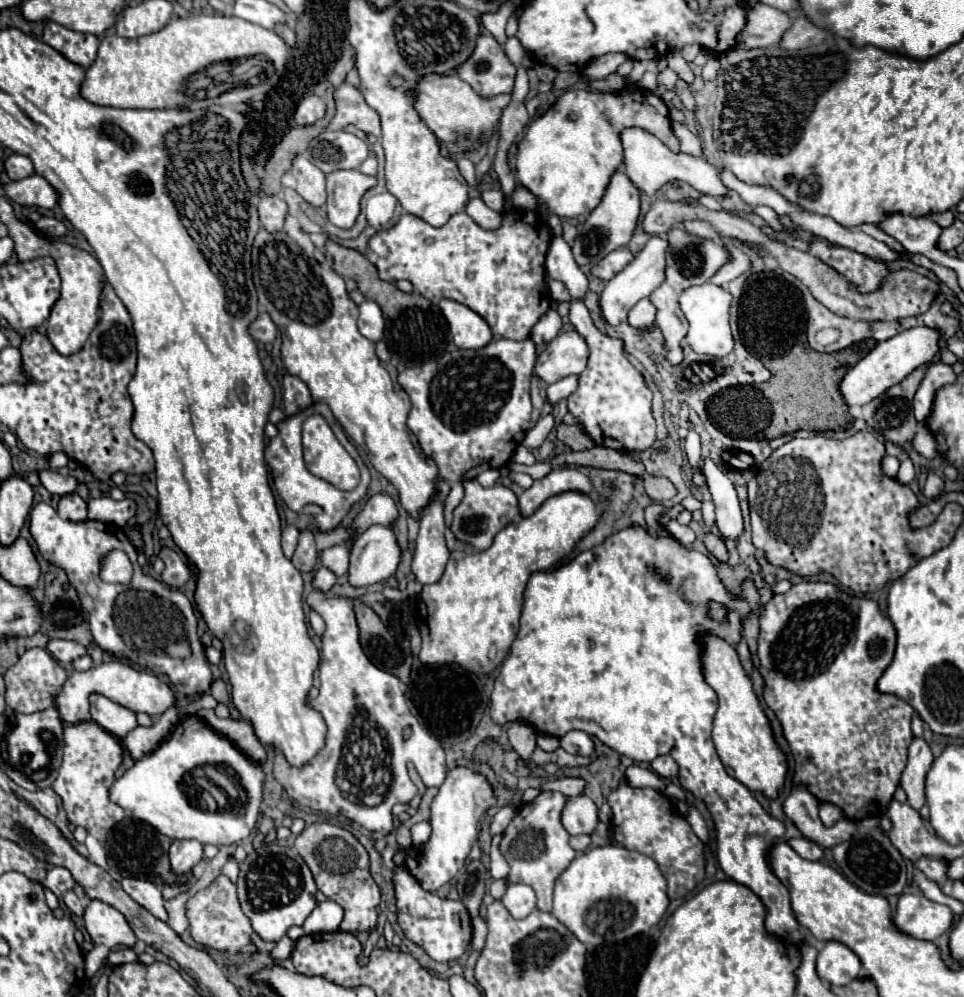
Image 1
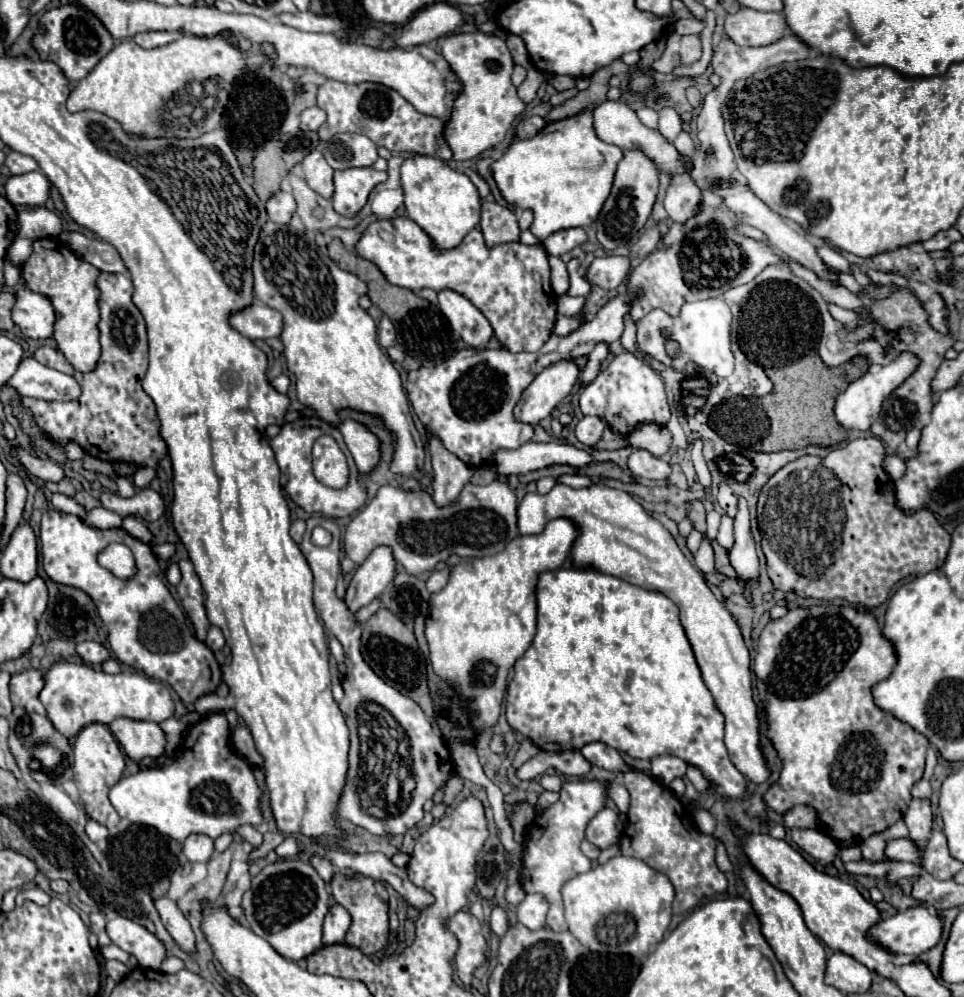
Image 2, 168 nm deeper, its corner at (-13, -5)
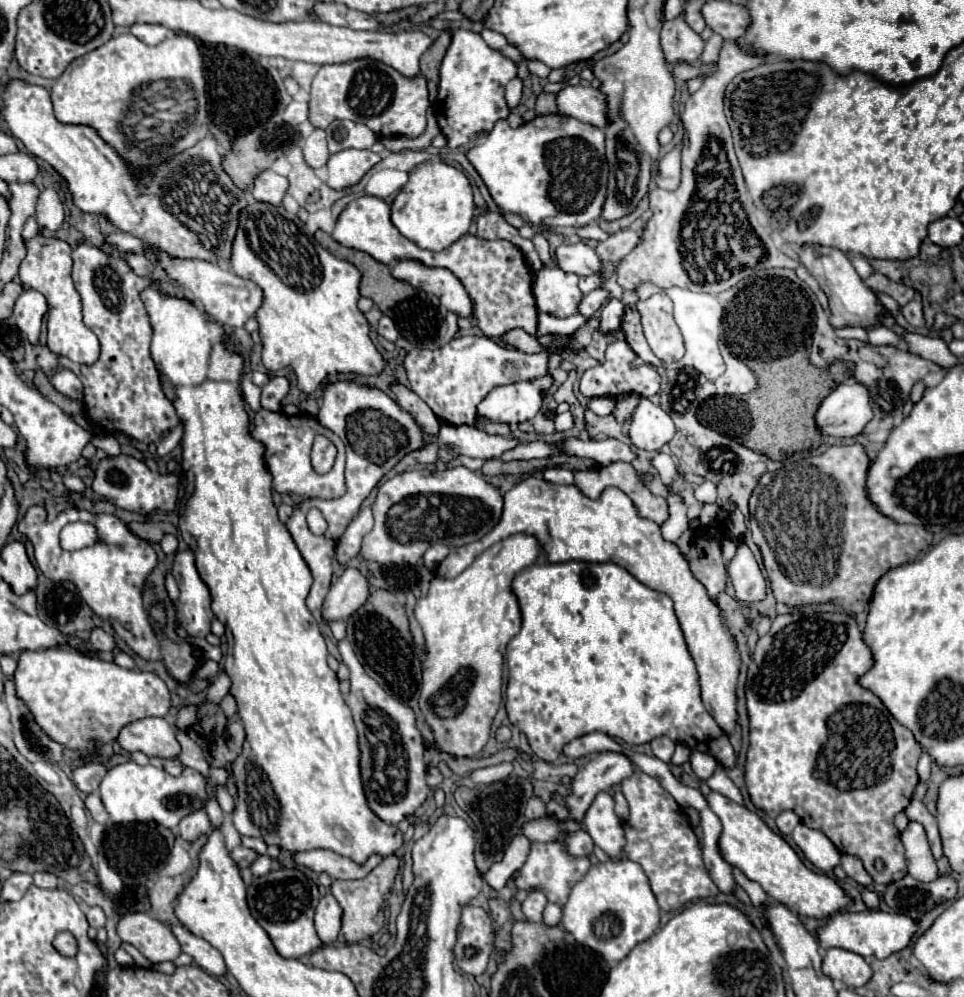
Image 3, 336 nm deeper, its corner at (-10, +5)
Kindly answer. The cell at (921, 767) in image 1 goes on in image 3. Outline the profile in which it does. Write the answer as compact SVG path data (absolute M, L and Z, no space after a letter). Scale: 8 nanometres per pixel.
M911 820L909 826L901 832L901 840L905 846L909 874L913 878L917 878L919 882L931 882L935 878L939 878L939 870L937 870L935 858L931 856L925 828L919 822Z

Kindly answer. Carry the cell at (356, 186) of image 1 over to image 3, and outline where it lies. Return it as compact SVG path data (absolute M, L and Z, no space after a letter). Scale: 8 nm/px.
M341 150L333 154L327 162L327 184L333 190L345 190L349 186L355 186L379 162L381 156L371 150Z

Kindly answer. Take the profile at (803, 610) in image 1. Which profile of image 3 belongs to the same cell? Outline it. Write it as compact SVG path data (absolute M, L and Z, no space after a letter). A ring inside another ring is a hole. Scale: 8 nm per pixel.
M793 612L793 614L783 614L777 616L773 620L773 626L785 626L781 630L775 630L771 634L765 634L763 638L759 638L755 652L753 652L753 662L749 666L747 672L747 686L745 686L745 694L747 694L747 710L749 710L749 720L751 720L751 748L747 754L747 764L745 764L745 782L747 782L747 790L751 794L751 800L757 808L763 808L771 818L777 818L779 812L783 810L793 810L797 812L797 816L801 818L801 822L809 828L817 828L821 830L837 848L841 854L855 854L863 860L865 870L871 874L875 884L889 884L897 878L903 878L907 874L907 864L905 864L905 850L903 844L899 840L899 830L893 826L893 816L901 810L905 810L911 802L911 794L919 782L917 776L917 760L923 752L923 746L915 740L915 736L911 734L909 728L901 726L891 714L889 710L883 706L883 702L869 690L865 690L863 686L859 686L859 676L863 676L865 672L871 670L873 666L873 652L869 650L867 642L863 640L863 630L859 628L857 620L845 612ZM881 858L883 862L883 870L879 872L875 868L875 860Z

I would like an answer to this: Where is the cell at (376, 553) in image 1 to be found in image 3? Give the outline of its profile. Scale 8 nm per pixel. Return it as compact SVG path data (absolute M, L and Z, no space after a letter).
M345 568L323 602L321 614L325 620L347 620L357 606L363 606L369 598L367 576L359 568Z

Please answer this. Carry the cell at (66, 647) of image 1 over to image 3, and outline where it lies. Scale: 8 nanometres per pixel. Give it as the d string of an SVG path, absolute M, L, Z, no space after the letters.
M95 628L89 636L89 646L97 652L111 652L115 648L115 642L109 634L105 634L101 628Z

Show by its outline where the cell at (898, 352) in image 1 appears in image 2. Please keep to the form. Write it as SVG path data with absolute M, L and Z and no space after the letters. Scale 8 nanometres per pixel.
M910 352L900 354L892 364L878 368L876 372L868 372L862 378L854 380L838 398L836 398L836 406L834 406L834 416L836 422L844 428L844 430L860 430L866 432L870 430L870 426L878 420L878 412L880 406L884 402L884 398L888 398L912 372L916 370L916 356L912 356Z

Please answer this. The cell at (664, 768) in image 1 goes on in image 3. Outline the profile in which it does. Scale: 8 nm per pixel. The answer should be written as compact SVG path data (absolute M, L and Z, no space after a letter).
M667 736L655 738L655 740L651 740L651 750L653 750L653 756L657 756L659 760L669 764L669 760L671 760L671 756L675 752L675 742L669 740Z

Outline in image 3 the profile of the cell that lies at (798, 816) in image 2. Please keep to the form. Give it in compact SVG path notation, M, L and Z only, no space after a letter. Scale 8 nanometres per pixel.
M785 810L777 816L777 828L783 832L783 834L791 834L793 828L801 822L801 818L797 818L797 814L793 810Z

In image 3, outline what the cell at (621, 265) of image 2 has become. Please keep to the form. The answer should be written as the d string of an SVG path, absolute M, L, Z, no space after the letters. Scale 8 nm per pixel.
M585 242L577 244L563 244L555 250L555 260L557 266L565 272L573 272L577 276L591 276L601 272L603 264L597 258L595 248L591 248Z

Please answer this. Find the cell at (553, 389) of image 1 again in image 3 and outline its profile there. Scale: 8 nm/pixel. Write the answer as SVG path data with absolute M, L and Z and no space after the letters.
M611 298L603 308L601 308L601 324L599 324L599 332L611 332L615 328L621 326L621 314L623 314L625 306L623 302Z

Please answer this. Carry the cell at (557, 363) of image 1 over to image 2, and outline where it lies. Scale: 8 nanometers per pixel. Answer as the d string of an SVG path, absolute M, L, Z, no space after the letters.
M562 360L540 372L534 382L522 392L522 398L514 406L514 418L536 426L540 420L552 414L558 402L562 402L574 388L578 368L574 362Z

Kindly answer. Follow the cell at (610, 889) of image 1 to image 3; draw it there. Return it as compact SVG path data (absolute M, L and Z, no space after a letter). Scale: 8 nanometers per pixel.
M611 858L591 866L587 874L573 884L561 922L579 944L599 952L609 966L615 966L637 942L655 934L661 918L659 912L661 908L641 866L629 858Z

